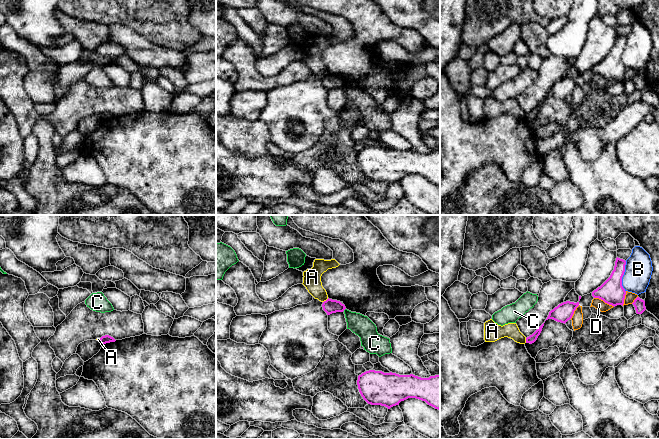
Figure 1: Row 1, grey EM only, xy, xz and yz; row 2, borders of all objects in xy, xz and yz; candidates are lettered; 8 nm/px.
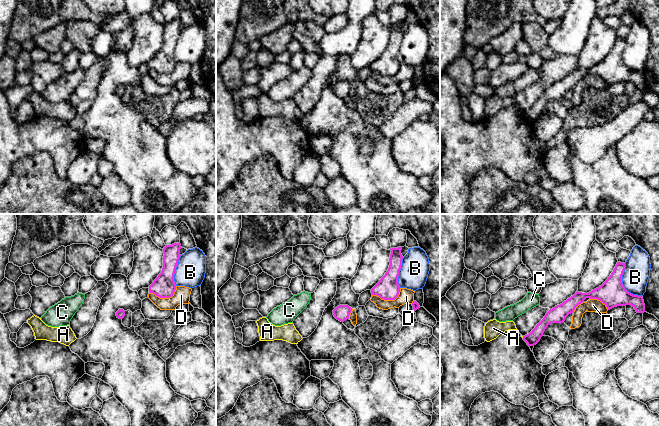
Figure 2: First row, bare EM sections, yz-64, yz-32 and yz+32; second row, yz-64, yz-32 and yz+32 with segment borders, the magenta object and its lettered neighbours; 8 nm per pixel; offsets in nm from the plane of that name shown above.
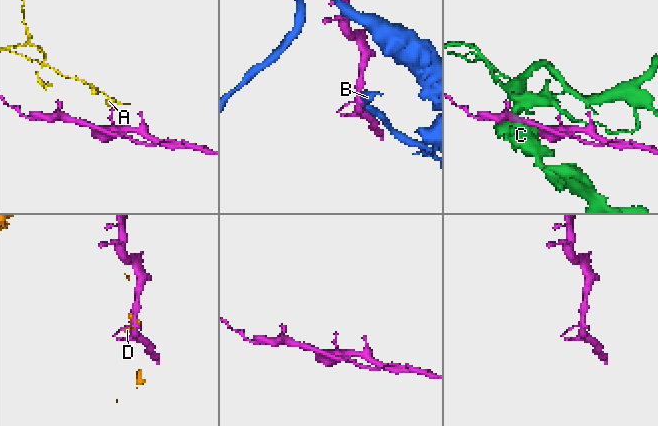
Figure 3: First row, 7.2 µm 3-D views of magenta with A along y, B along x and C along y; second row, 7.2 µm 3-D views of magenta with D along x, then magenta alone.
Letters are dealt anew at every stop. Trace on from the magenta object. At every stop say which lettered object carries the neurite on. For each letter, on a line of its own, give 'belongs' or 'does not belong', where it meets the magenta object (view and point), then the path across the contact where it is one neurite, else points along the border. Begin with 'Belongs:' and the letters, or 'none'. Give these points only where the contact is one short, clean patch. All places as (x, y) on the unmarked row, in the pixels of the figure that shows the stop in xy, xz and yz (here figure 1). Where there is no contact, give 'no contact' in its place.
Belongs: none
A: does not belong | xz (326, 76) | along xz (328, 74), (323, 78)
B: does not belong | yz (622, 52)
C: does not belong | xz (344, 85)
D: does not belong | yz (604, 77)

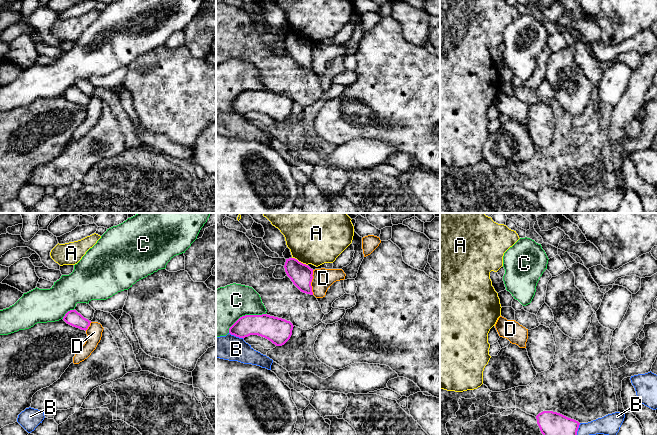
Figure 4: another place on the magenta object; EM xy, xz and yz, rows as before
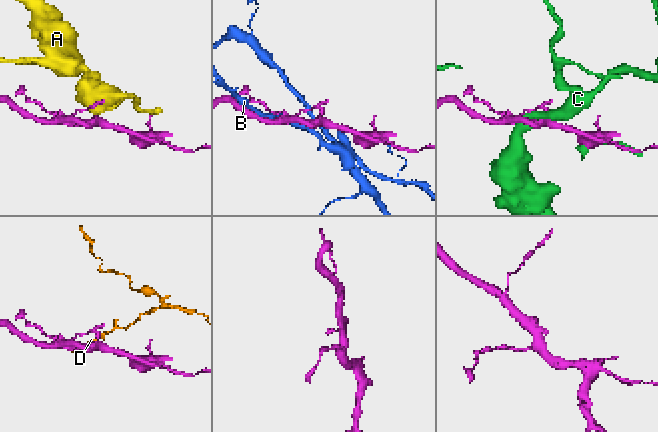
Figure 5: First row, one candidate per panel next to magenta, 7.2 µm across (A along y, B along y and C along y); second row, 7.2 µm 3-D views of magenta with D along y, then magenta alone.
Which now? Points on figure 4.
Belongs: none
A: does not belong | xz (300, 38) | along xz (292, 33), (307, 41)
B: does not belong | xz (236, 112)
C: does not belong | xz (245, 91)
D: does not belong | xz (311, 57)

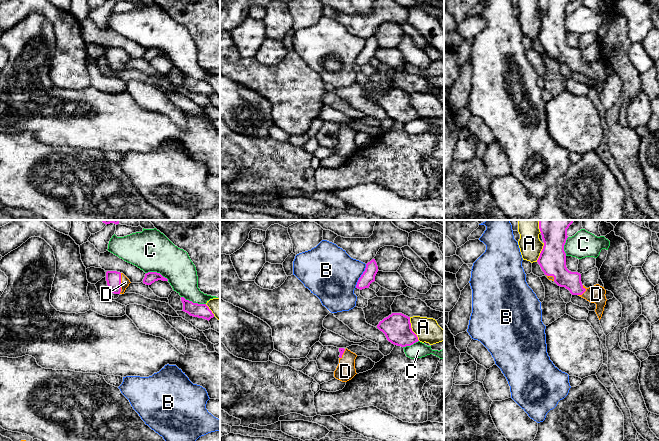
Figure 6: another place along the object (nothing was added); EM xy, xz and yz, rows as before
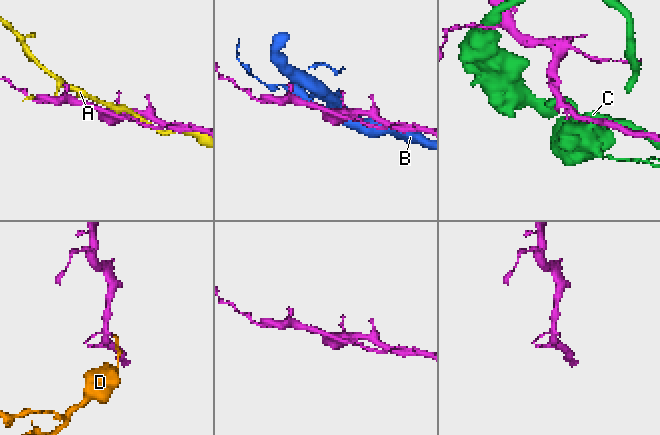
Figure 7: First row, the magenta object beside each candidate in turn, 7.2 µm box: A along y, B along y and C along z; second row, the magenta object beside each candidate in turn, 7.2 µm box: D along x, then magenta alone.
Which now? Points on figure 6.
Belongs: D
A: does not belong | xz (411, 105)
B: does not belong | xz (361, 52)
C: does not belong | xy (192, 78)
D: belongs | xy (120, 59)

